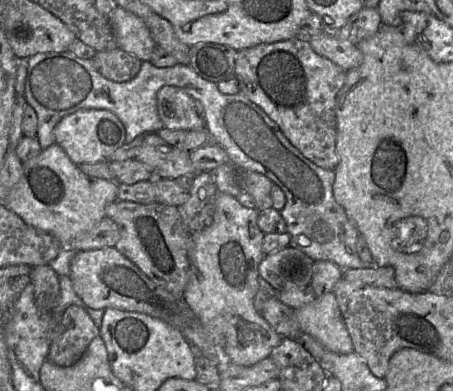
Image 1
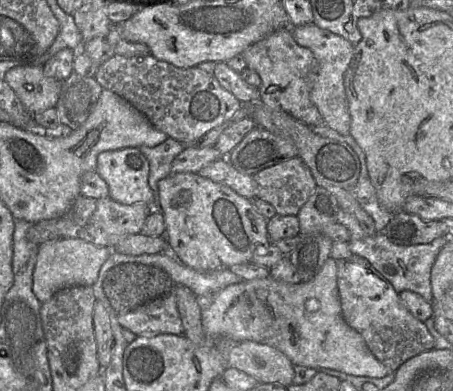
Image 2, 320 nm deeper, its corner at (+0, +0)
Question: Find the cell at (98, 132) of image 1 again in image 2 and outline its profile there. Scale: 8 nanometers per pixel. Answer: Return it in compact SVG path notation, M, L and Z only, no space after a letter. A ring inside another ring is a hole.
M137 147L104 151L97 158L97 173L107 183L109 197L124 205L144 202L156 208L148 184L149 162Z

